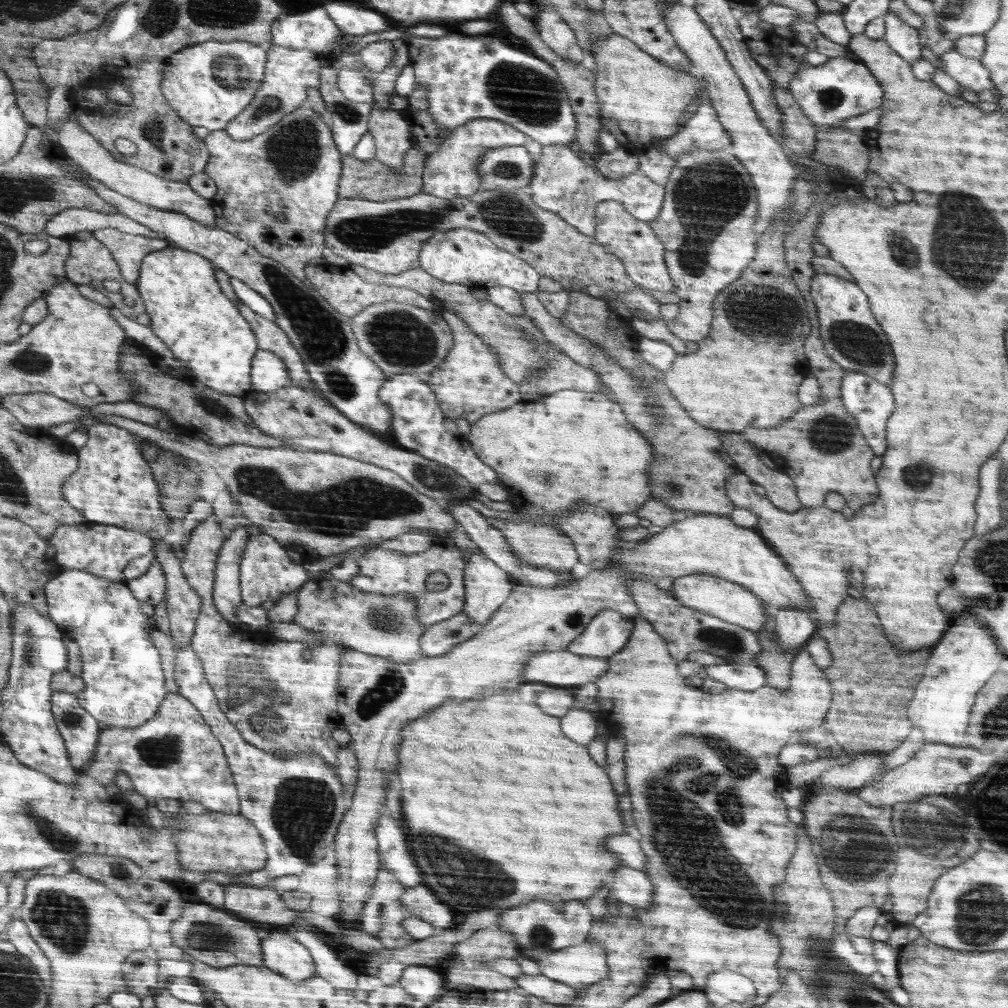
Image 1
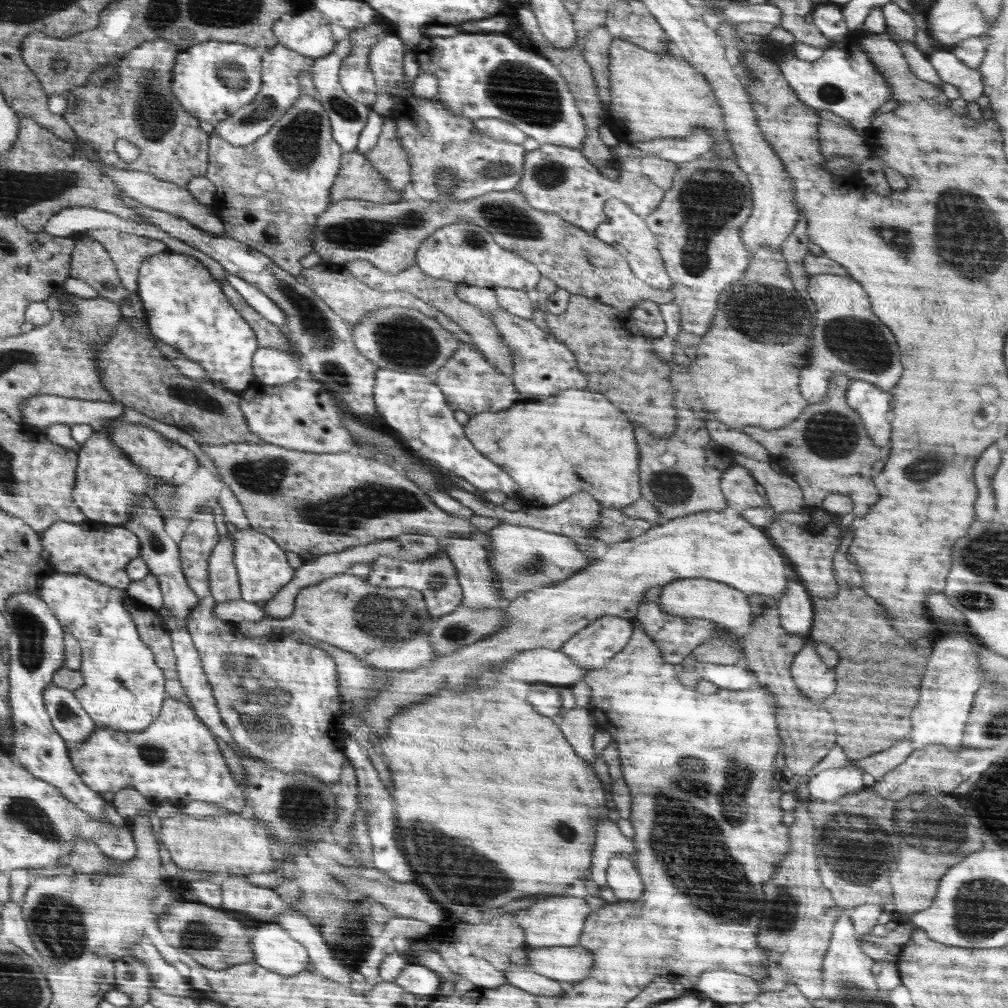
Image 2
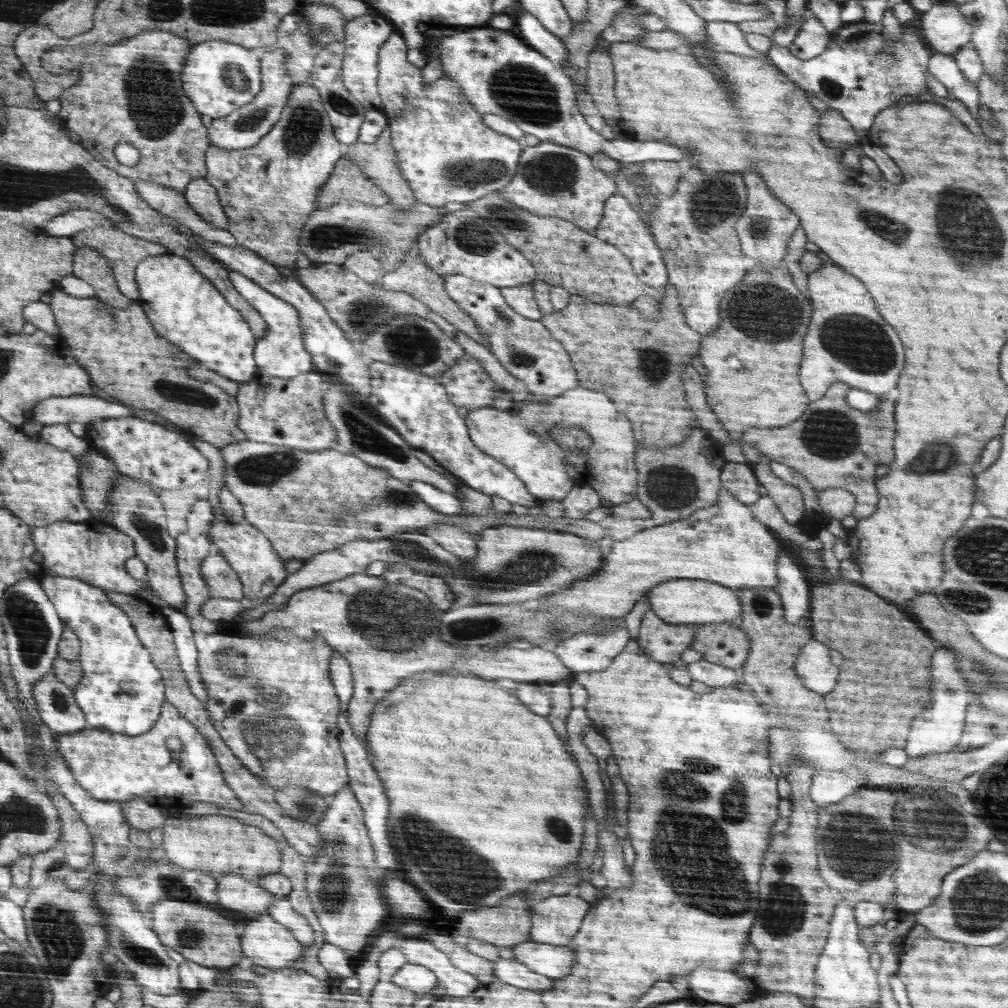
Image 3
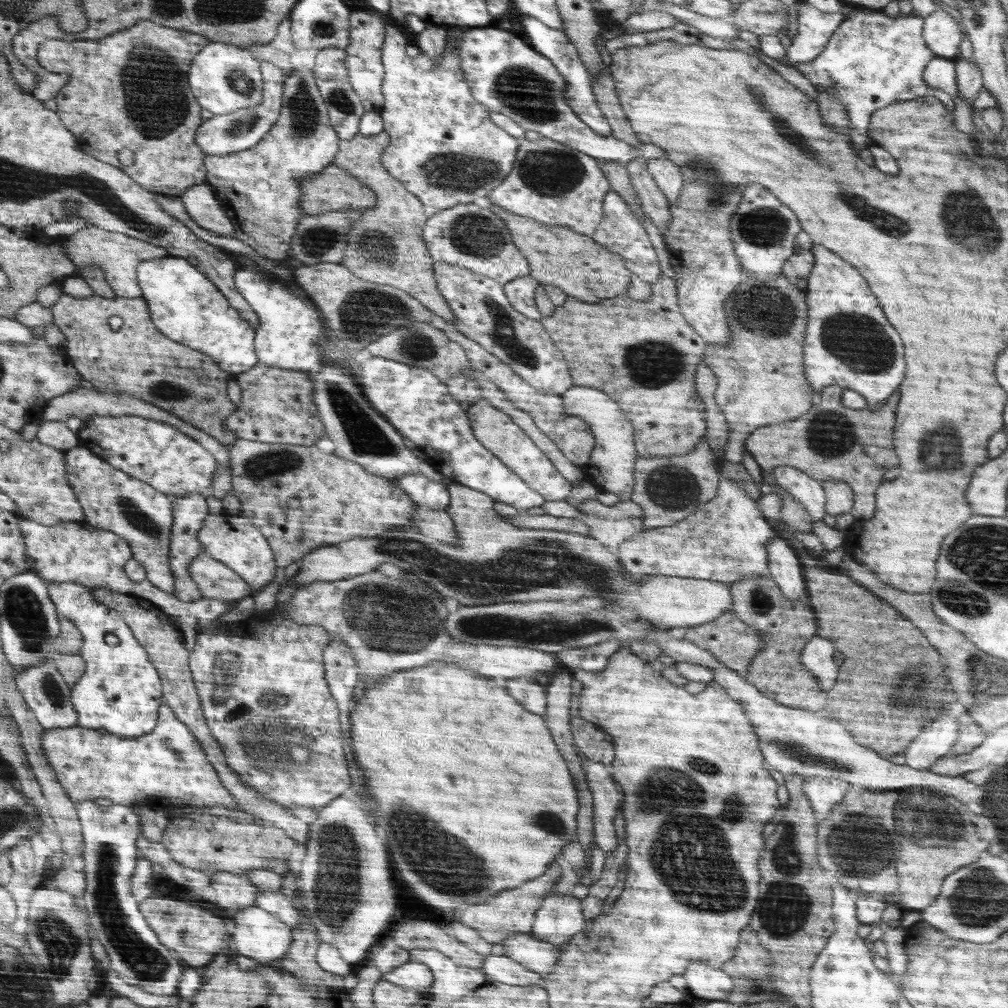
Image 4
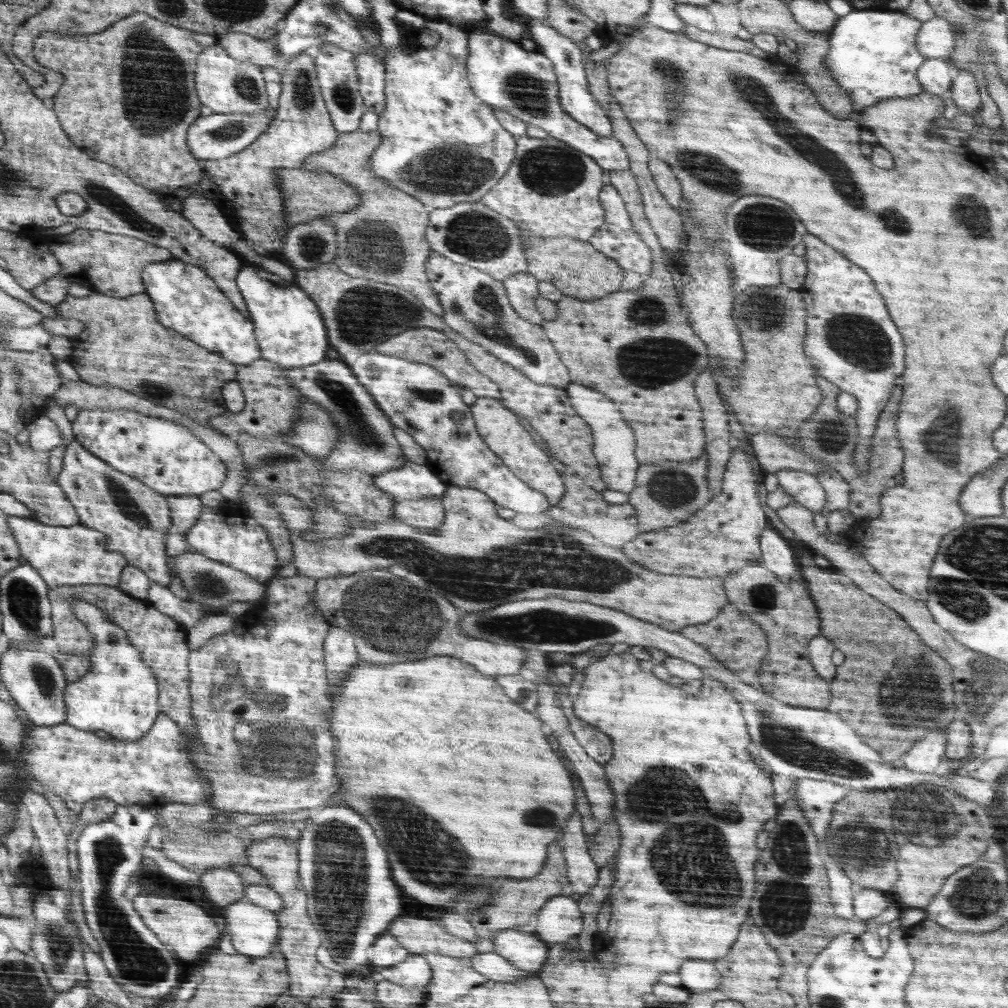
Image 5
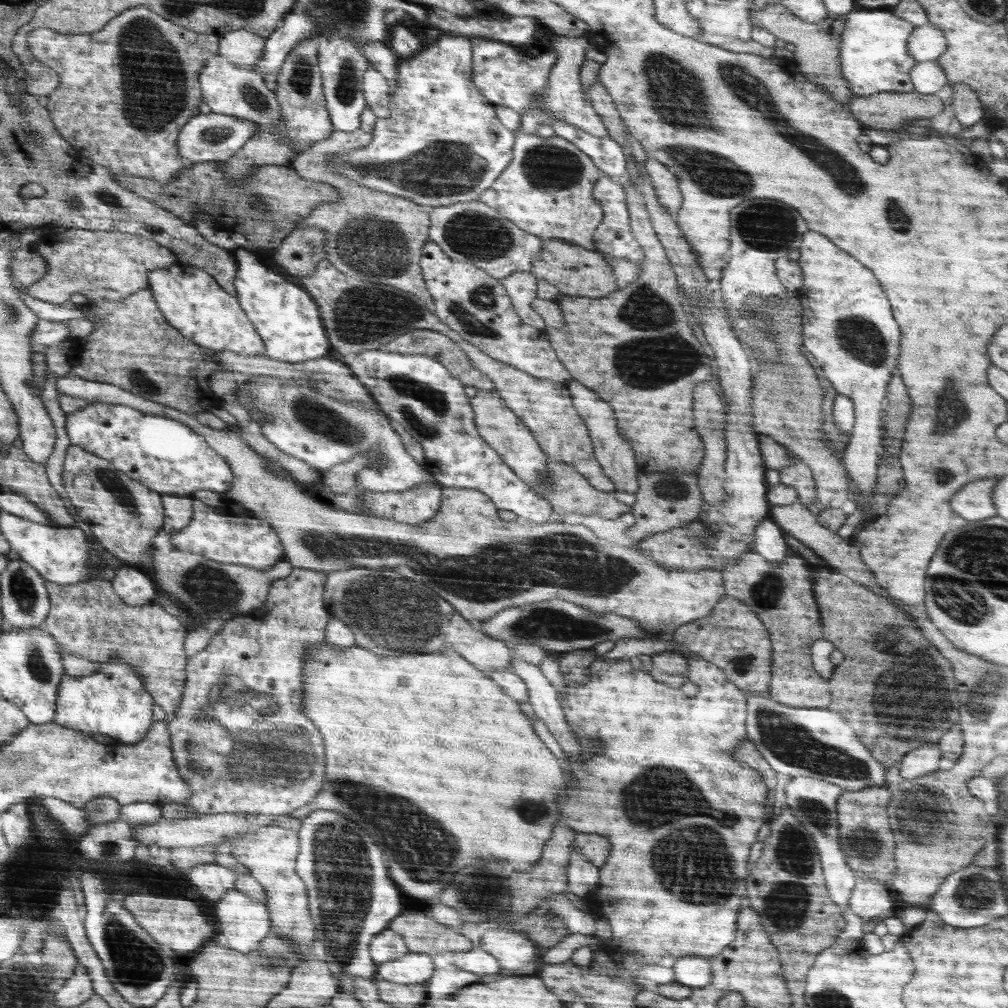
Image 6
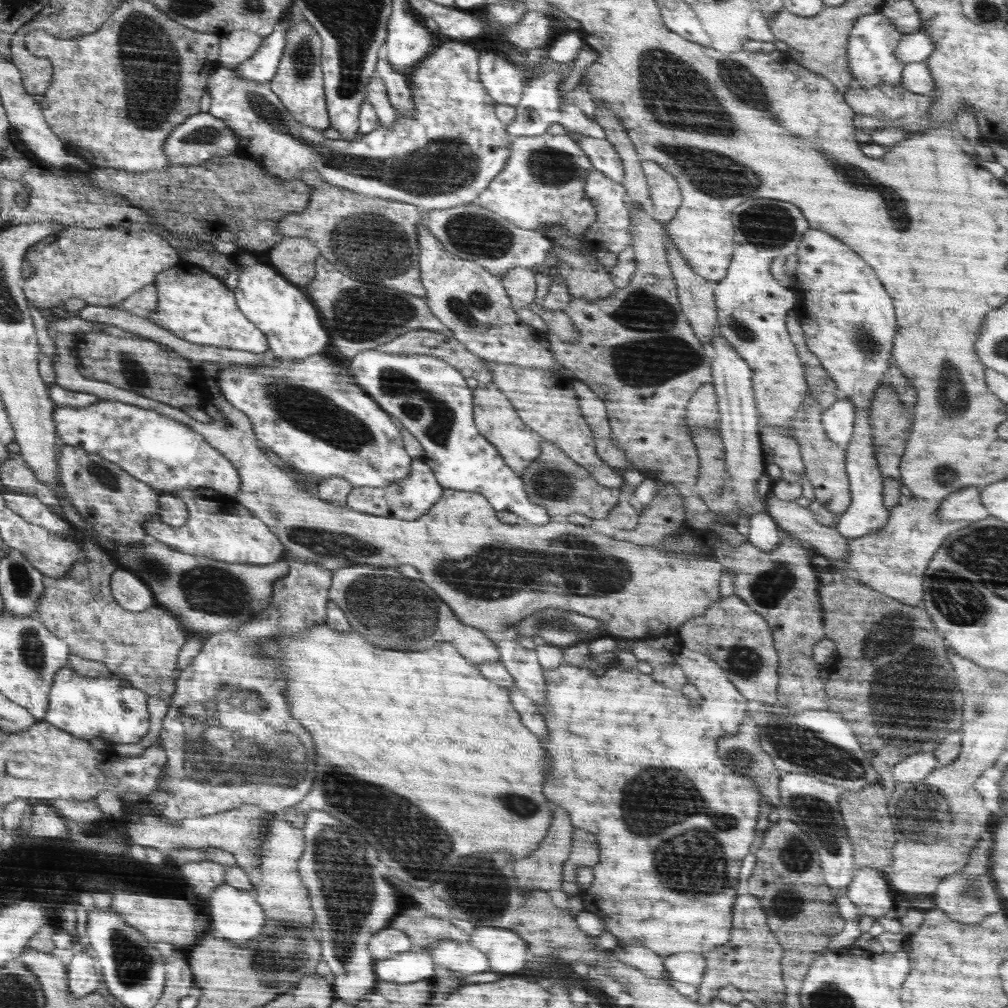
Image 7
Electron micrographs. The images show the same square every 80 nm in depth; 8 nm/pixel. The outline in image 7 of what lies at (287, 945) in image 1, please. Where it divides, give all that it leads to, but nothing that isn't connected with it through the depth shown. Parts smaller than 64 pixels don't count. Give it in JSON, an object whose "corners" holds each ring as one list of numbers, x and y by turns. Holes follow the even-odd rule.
{"corners":[[224,883,217,886,206,899,208,899,208,906,210,906,208,935,226,939,242,948,262,934,267,920,265,910,249,890,237,889,228,883]]}

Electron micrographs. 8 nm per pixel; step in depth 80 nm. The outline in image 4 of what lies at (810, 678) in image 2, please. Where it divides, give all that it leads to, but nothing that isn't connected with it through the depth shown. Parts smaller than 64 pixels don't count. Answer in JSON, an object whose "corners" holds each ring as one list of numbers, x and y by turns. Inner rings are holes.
{"corners":[[818,634,805,644,801,652,803,667,812,673,818,686,824,690,830,690,834,686,836,674,839,673,839,666,832,662,834,656,833,644]]}

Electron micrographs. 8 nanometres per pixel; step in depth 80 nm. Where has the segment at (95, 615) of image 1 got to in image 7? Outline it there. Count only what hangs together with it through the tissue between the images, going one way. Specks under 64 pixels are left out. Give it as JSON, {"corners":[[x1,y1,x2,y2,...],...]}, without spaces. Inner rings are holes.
{"corners":[[67,665,58,670,53,678,43,721,88,741,101,736,111,742,111,746,113,744,134,746,149,731,147,698,146,693,116,674,110,678,90,678,76,674]]}

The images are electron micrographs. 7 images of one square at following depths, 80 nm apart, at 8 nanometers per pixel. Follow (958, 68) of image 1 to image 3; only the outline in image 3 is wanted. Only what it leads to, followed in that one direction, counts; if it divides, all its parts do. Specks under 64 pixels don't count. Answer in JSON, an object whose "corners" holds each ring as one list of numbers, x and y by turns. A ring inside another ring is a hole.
{"corners":[[933,52,927,64,928,73,938,83,942,83,951,92,956,99,964,102,974,120,979,120,978,115,980,108,979,90,977,84,968,83,958,69,957,62,952,55]]}

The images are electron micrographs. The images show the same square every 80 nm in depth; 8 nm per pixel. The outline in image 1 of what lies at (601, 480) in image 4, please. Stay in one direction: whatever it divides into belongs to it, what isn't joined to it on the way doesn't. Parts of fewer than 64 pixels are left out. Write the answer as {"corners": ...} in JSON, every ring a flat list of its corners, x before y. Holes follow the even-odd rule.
{"corners":[[561,390,544,398,533,401,522,401,510,409,492,413,470,425,467,439,475,453,491,466,508,490,508,501,512,503,512,514,516,521,502,520,499,524,506,542,514,555,535,566,549,566,556,572,571,570,579,563,579,554,574,549,573,539,556,533,556,529,548,524,539,524,544,518,554,516,570,516,580,508,580,504,598,506,608,514,636,514,647,502,654,500,650,480,647,480,646,469,655,459,655,449,646,435,628,420,623,407,602,393,579,390]]}

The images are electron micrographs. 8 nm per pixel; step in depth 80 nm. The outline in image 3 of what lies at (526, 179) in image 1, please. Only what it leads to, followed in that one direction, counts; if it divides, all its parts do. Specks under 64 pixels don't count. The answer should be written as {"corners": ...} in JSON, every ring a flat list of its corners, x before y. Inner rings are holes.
{"corners":[[393,31,378,53,376,86,387,118,386,128,391,130,391,138,399,154,398,165,402,167,402,175,417,200,437,208,458,209,465,203,506,188,518,173,523,143,486,126,483,115,469,104,460,86,448,76,440,76,431,84,423,83,422,69,407,60,407,50,406,40]]}

